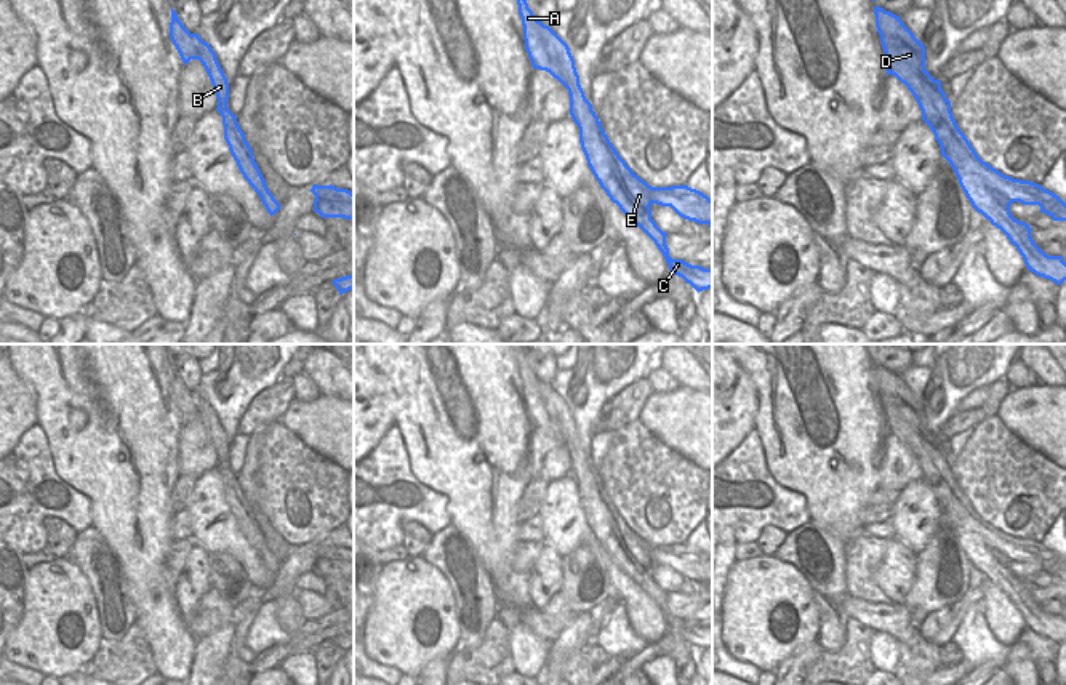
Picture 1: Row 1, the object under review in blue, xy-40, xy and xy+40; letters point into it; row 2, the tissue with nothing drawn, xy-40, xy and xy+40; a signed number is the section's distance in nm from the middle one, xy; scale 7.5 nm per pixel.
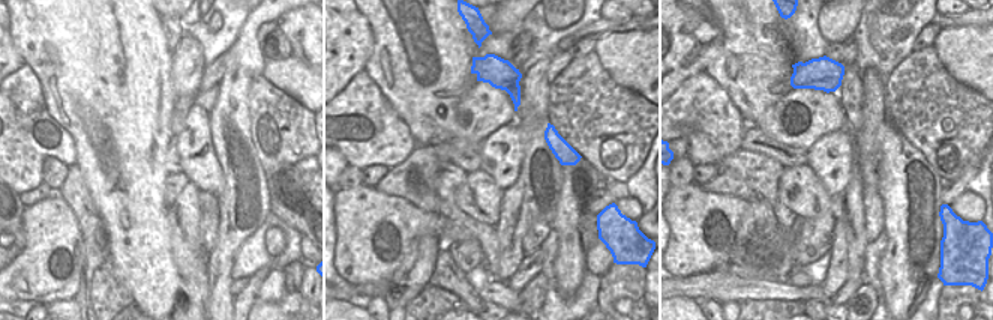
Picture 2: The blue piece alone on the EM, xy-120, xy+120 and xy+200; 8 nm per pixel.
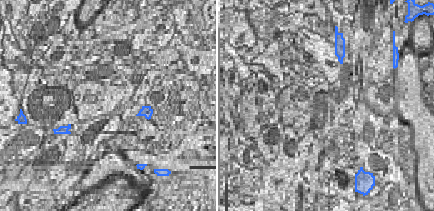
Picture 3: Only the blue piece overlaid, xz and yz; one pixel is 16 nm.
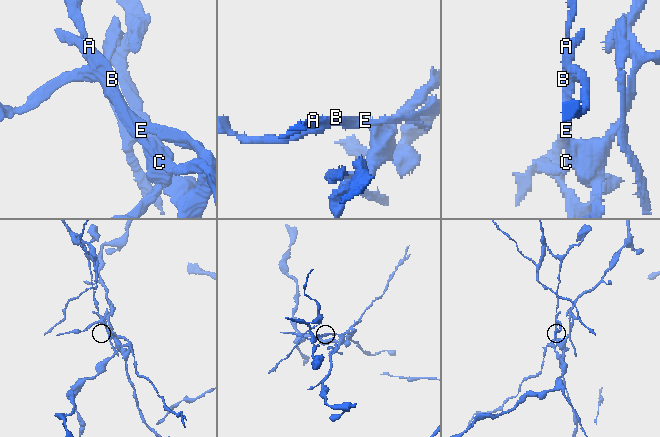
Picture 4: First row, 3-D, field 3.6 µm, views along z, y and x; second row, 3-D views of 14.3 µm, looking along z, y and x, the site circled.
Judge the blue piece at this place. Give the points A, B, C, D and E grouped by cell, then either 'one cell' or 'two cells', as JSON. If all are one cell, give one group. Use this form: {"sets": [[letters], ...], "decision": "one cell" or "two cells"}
{"sets": [["A", "B", "C", "D"], ["E"]], "decision": "two cells"}

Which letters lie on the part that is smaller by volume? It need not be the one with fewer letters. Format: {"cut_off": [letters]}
{"cut_off": ["E"]}

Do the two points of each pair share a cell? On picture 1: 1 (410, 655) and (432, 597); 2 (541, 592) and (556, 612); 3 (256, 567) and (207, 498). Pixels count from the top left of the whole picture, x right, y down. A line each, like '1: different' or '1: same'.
1: same
2: different
3: same

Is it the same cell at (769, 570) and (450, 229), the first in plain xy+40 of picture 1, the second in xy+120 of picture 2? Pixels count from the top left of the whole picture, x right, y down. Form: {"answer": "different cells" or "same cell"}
{"answer": "same cell"}

